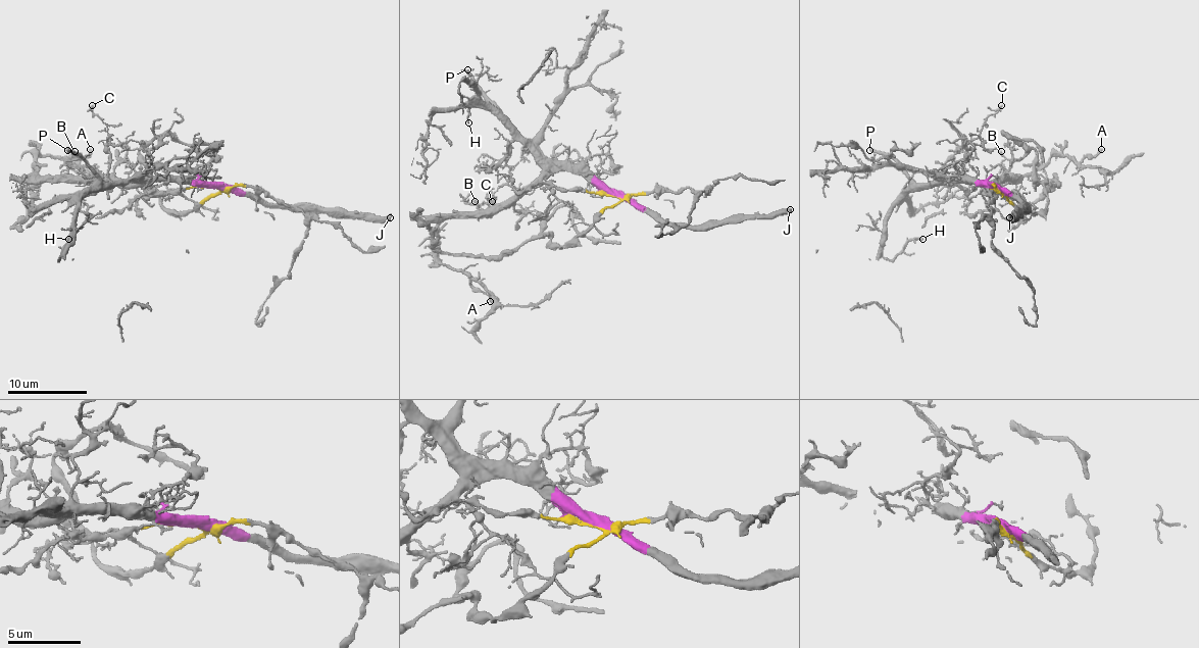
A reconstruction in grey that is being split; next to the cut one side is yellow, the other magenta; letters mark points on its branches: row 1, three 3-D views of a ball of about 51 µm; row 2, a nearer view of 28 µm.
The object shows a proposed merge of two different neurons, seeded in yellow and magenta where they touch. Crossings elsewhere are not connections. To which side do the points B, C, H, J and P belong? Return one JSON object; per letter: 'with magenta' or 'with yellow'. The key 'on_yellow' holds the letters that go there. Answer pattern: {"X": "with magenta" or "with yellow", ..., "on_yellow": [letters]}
{"B": "with magenta", "C": "with magenta", "H": "with magenta", "J": "with magenta", "P": "with magenta", "on_yellow": []}

